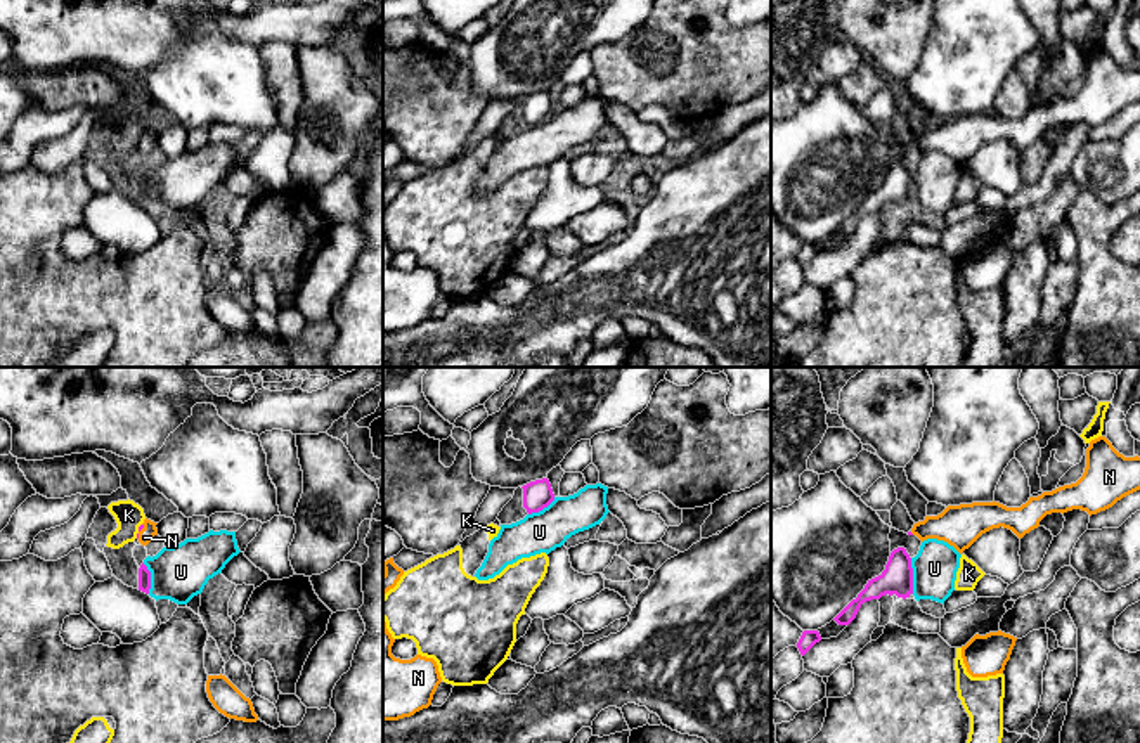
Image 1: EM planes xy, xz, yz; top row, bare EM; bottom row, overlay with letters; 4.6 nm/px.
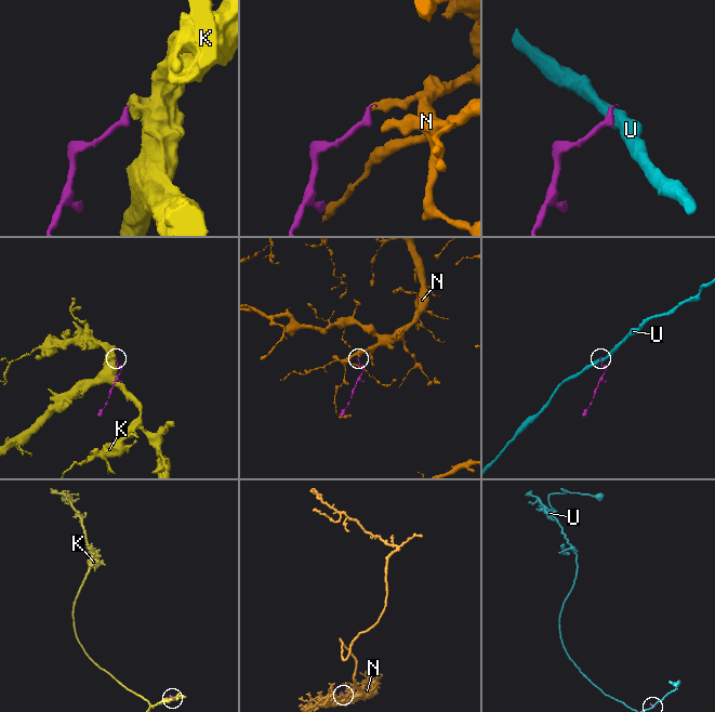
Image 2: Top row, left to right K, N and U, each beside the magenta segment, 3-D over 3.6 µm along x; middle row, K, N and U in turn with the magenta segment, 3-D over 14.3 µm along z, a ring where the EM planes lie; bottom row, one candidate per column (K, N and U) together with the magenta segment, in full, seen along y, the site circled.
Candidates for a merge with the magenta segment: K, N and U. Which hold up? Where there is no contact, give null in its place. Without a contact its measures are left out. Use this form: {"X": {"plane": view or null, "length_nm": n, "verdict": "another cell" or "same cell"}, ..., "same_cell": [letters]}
{"K": {"plane": "xy", "length_nm": 80, "verdict": "another cell"}, "N": {"plane": "xy", "length_nm": 80, "verdict": "same cell"}, "U": {"plane": "yz", "length_nm": 170, "verdict": "another cell"}, "same_cell": ["N"]}

